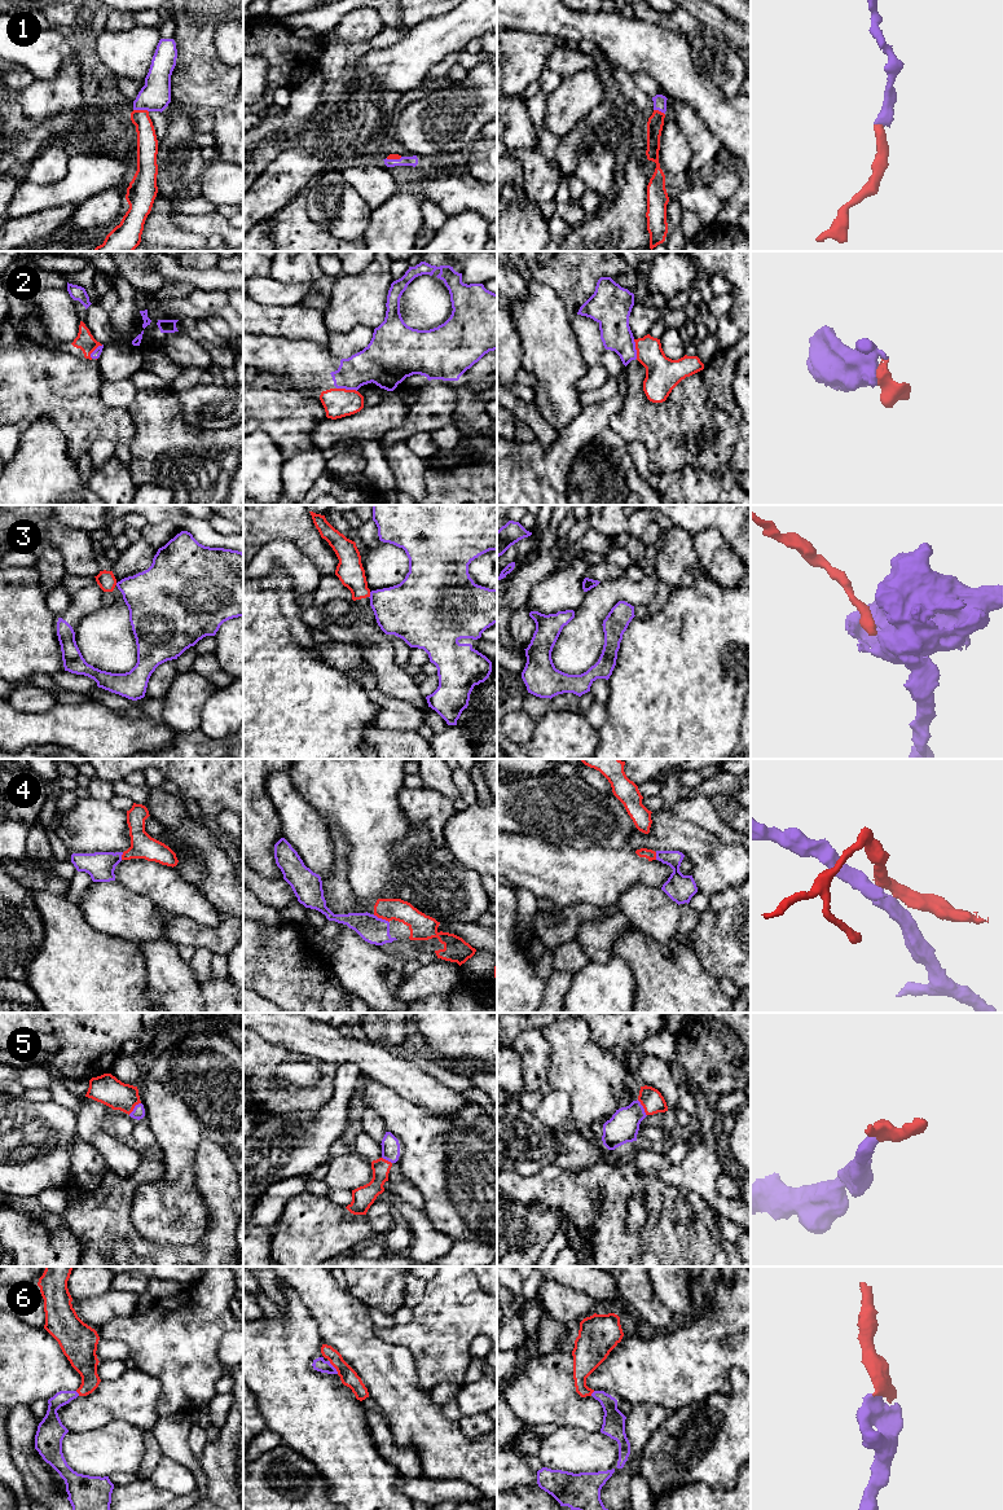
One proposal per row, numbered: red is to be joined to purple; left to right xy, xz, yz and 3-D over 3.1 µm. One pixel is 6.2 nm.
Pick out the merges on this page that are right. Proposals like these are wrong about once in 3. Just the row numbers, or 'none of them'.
1, 2, 4, 5, 6

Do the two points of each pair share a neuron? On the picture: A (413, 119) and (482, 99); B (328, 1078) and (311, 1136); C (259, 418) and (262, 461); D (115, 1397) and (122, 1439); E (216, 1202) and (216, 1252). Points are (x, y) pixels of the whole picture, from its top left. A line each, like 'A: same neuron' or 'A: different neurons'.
A: same neuron
B: different neurons
C: different neurons
D: different neurons
E: same neuron

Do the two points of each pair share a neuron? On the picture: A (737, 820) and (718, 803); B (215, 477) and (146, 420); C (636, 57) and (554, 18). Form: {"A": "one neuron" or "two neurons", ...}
{"A": "one neuron", "B": "one neuron", "C": "one neuron"}

